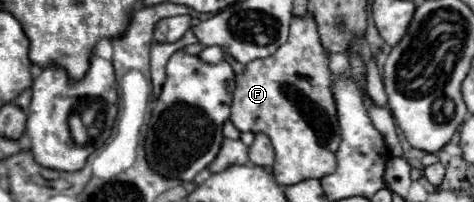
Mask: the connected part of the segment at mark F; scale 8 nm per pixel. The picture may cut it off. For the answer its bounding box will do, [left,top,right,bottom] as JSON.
[231,16,341,186]

